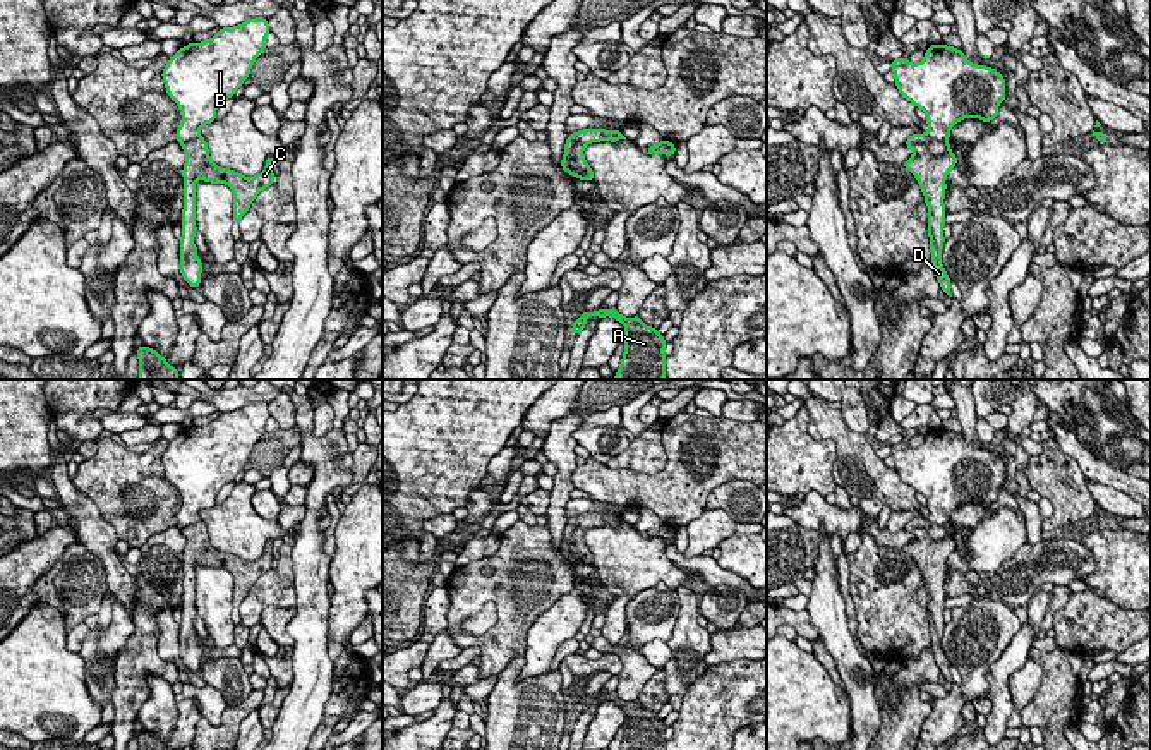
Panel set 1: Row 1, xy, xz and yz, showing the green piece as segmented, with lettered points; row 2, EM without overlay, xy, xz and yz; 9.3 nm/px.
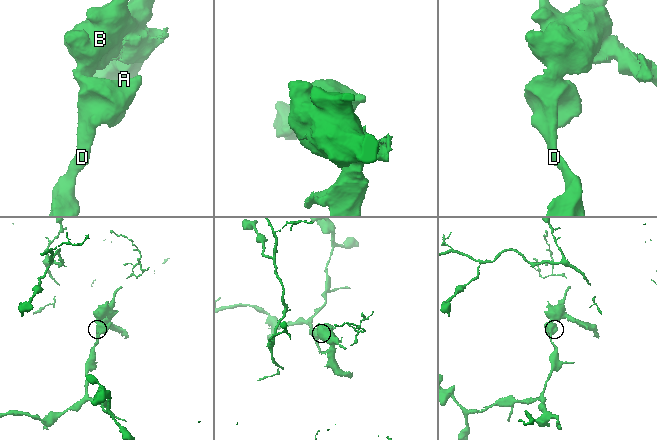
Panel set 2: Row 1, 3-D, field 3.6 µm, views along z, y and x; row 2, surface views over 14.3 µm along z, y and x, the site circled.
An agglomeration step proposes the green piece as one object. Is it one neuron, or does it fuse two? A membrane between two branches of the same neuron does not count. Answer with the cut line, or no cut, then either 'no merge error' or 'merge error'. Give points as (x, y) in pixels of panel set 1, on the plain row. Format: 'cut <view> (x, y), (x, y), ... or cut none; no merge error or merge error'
cut yz (923, 519), (946, 526); merge error

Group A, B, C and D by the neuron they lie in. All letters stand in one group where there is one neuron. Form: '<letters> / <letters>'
A B / C D

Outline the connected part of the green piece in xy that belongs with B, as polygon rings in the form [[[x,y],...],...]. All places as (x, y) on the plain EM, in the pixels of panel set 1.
[[[247,403],[221,412],[208,426],[189,427],[168,443],[161,462],[182,499],[177,527],[199,523],[199,513],[216,505],[218,491],[250,460],[269,417],[268,403]]]

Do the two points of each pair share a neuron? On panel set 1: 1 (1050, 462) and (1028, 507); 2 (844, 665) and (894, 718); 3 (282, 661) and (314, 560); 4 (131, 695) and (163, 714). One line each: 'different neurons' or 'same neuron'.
1: different neurons
2: different neurons
3: different neurons
4: different neurons

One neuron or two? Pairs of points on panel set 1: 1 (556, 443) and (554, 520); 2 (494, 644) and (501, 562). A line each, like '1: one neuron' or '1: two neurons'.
1: one neuron
2: one neuron

